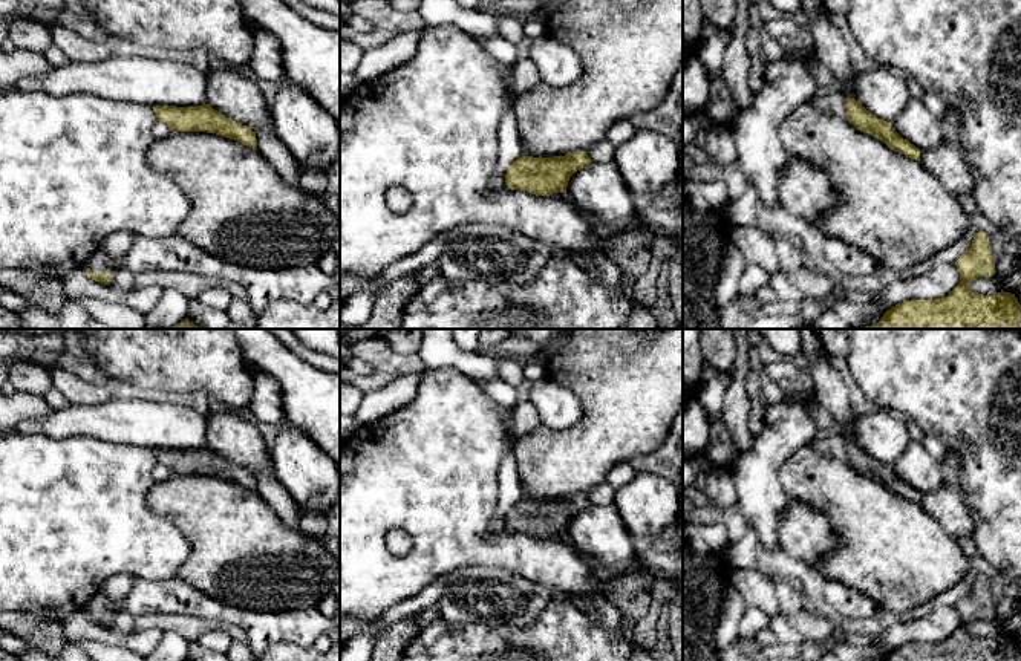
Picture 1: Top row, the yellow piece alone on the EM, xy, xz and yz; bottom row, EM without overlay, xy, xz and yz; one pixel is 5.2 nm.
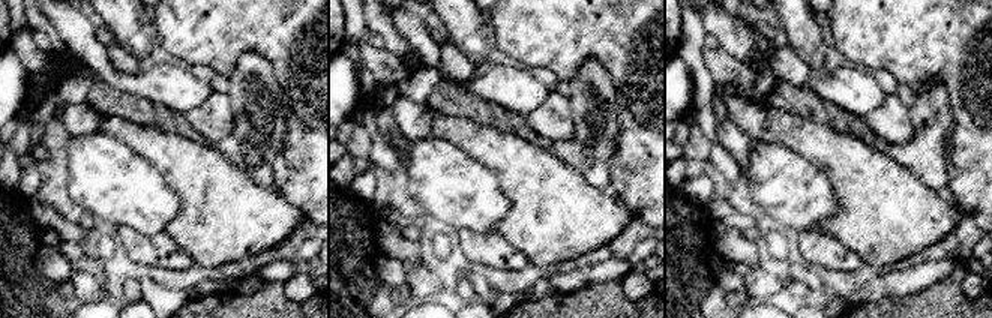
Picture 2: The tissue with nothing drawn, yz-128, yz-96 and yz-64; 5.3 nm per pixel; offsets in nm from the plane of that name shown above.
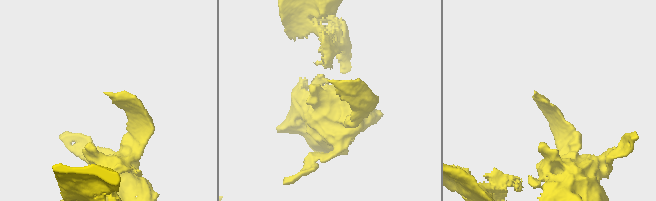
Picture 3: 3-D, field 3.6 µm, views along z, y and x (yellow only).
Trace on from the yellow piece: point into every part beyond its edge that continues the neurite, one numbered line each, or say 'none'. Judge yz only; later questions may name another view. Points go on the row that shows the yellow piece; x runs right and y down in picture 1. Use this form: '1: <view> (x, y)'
1: yz (835, 103)

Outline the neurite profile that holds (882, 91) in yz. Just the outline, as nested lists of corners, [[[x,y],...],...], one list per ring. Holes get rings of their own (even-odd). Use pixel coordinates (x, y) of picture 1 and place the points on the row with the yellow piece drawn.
[[[885,66],[857,73],[853,96],[877,118],[894,122],[906,109],[911,95],[905,75]]]

